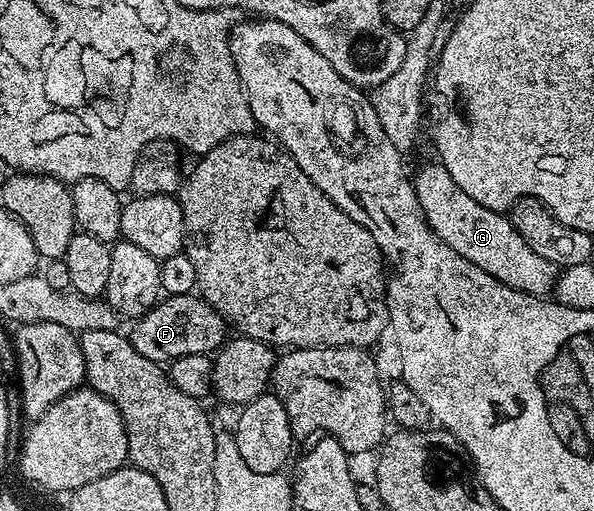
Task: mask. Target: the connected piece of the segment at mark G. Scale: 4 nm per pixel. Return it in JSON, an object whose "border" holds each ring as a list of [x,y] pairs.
{"border":[[[436,161],[429,162],[426,166],[418,168],[417,175],[414,173],[411,181],[419,196],[419,208],[423,208],[423,216],[427,224],[436,232],[439,240],[455,248],[455,252],[459,252],[463,260],[471,260],[471,264],[483,268],[483,272],[495,276],[495,280],[516,290],[522,290],[524,294],[545,296],[552,291],[559,273],[558,267],[533,252],[520,238],[519,232],[515,230],[510,219],[502,211],[488,210],[483,208],[483,204],[475,204],[475,200],[471,200],[471,196],[467,196],[467,192],[463,192],[463,188],[459,188],[455,180],[451,180],[451,172],[447,172],[447,168],[443,168]]]}

